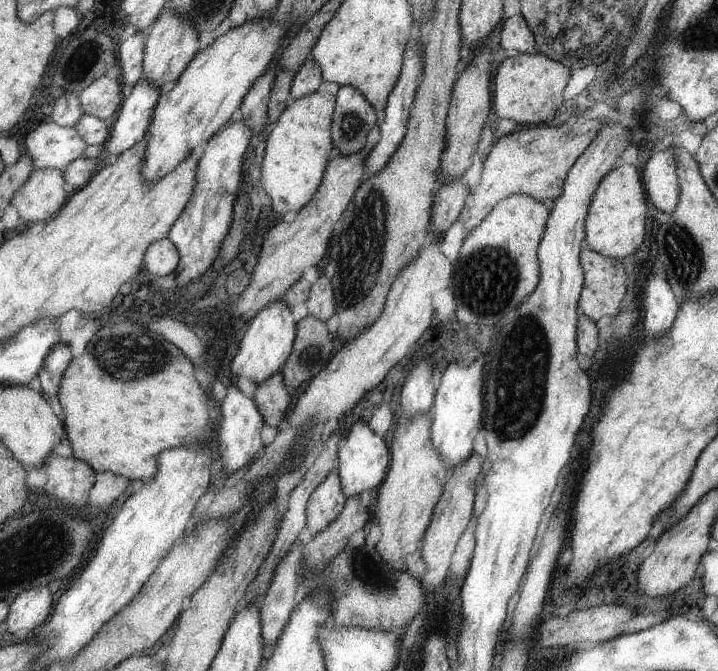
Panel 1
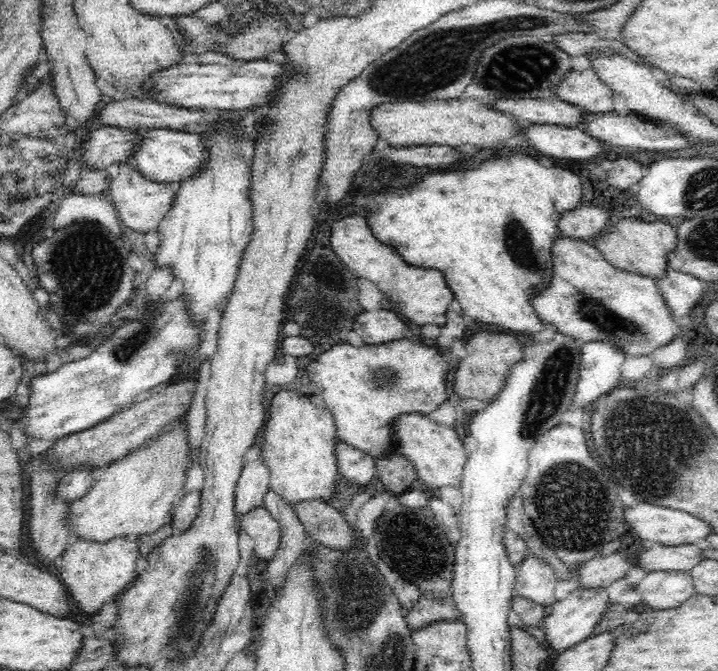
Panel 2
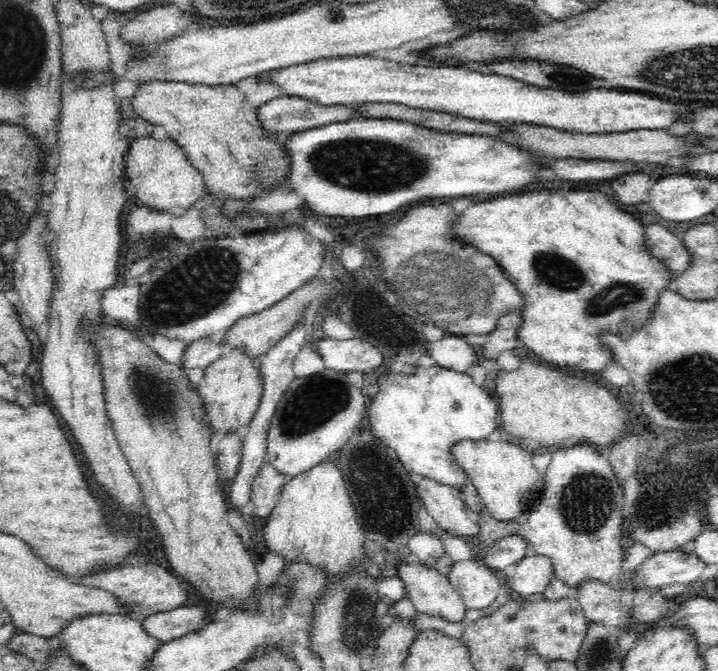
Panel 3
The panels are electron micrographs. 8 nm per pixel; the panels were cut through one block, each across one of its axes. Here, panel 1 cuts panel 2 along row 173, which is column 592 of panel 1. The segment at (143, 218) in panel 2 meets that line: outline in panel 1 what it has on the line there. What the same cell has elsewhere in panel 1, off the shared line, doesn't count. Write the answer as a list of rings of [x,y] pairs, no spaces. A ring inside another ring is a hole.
[[[578,117],[573,126],[564,123],[556,128],[545,125],[524,127],[500,138],[484,161],[482,178],[474,192],[474,206],[470,208],[470,218],[464,224],[464,232],[470,235],[500,202],[511,195],[527,195],[542,203],[544,200],[558,199],[563,194],[569,171],[589,149],[602,125],[601,119]]]

